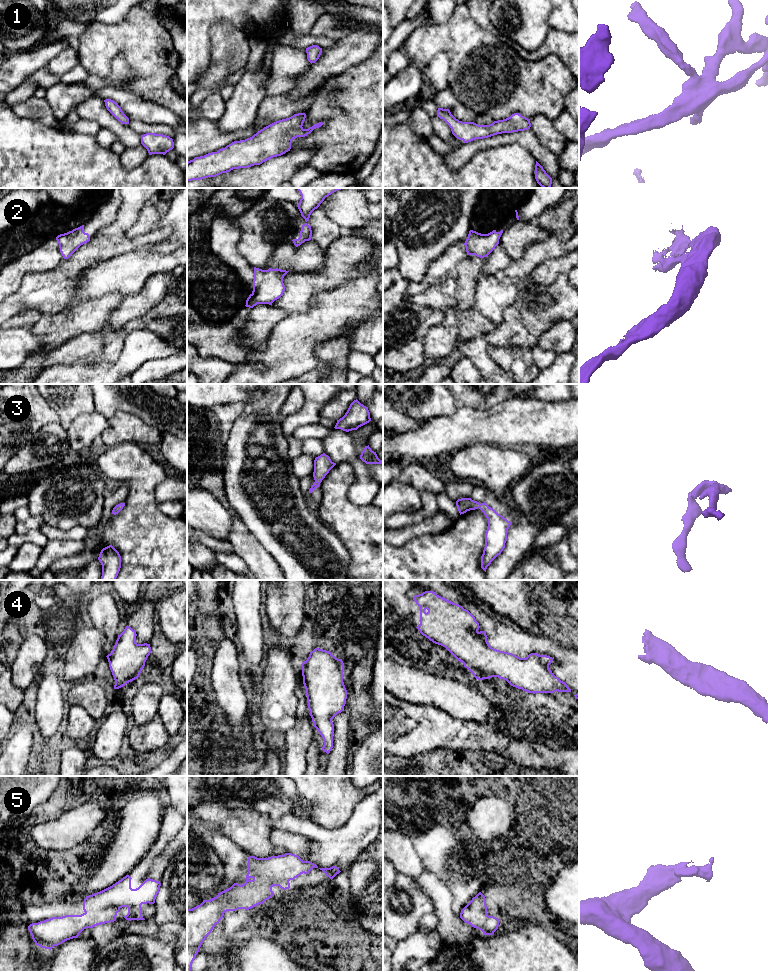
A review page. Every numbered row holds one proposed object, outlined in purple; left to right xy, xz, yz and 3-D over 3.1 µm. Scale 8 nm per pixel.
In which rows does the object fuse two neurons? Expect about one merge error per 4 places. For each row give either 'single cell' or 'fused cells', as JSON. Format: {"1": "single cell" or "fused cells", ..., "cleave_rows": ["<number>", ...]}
{"1": "single cell", "2": "single cell", "3": "single cell", "4": "single cell", "5": "single cell", "cleave_rows": []}

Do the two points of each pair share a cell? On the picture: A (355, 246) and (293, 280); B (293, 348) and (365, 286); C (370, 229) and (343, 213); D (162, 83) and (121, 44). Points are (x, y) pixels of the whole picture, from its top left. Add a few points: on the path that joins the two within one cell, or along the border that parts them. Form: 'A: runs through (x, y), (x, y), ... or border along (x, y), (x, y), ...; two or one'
A: runs through (340, 261), (321, 280), (308, 280); one
B: runs through (311, 330), (333, 312), (347, 304); one
C: border along (372, 220), (361, 227), (345, 232); two
D: runs through (152, 73), (131, 52); one

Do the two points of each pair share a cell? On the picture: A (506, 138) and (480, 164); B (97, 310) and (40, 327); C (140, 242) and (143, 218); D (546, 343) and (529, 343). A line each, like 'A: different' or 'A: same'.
A: different
B: same
C: different
D: different

